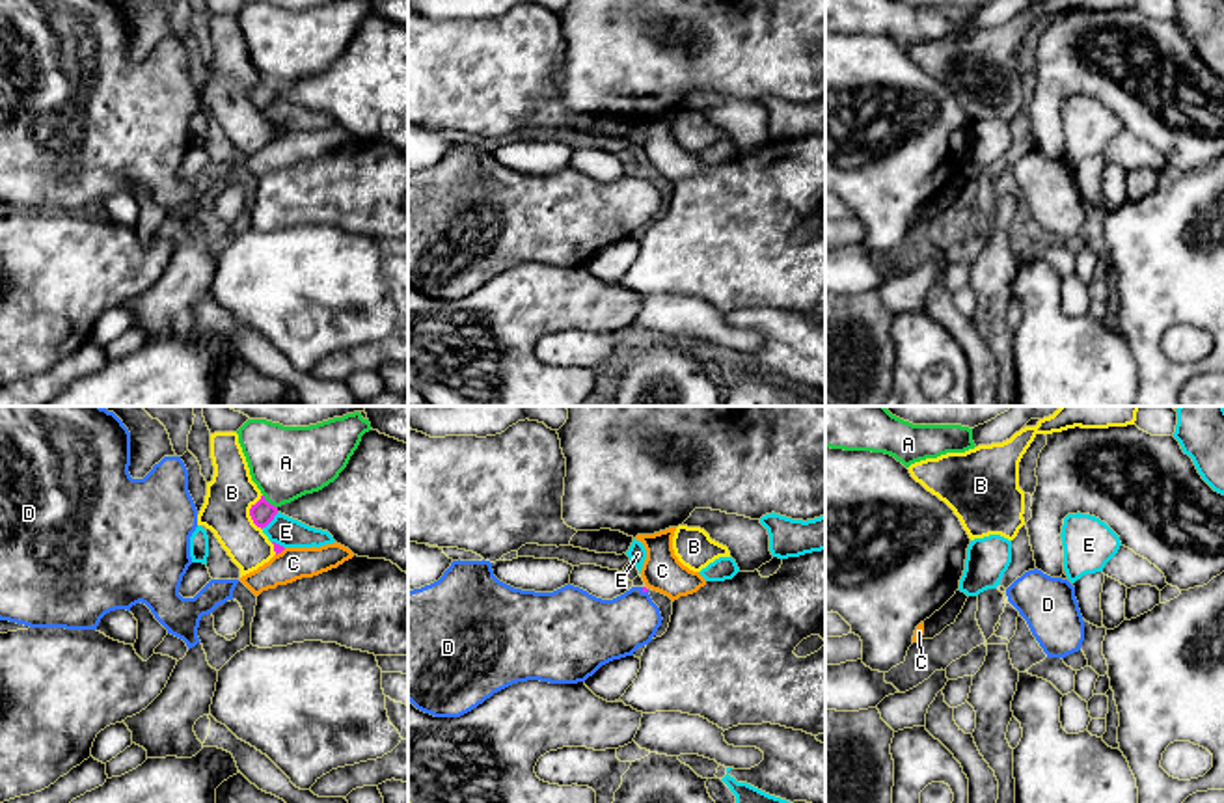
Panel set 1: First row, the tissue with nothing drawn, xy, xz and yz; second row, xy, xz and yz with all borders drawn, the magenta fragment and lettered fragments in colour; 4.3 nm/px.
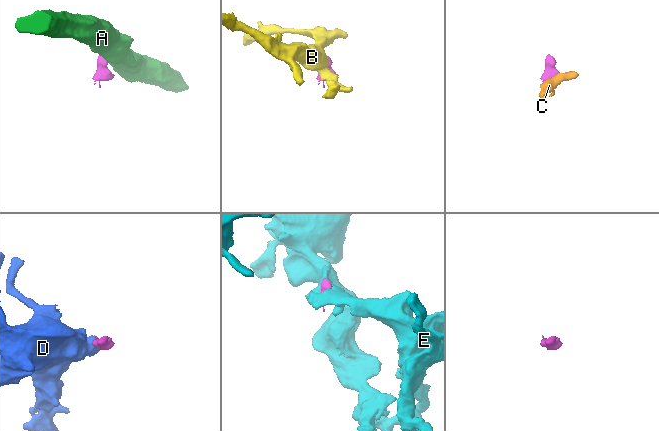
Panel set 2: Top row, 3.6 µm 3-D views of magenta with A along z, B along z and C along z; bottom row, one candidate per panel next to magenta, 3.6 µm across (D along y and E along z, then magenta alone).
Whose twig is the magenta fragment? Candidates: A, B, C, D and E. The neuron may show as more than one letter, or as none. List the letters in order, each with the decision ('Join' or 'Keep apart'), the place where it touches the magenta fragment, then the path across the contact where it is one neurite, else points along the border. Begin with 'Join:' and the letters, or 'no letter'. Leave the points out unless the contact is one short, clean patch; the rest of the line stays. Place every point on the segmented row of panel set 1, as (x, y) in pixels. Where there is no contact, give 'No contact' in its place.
Join: D
A: Keep apart. Touches magenta at xy (267, 502). Boundary: xy (263, 494), (276, 507)
B: Keep apart. Touches magenta at xy (250, 513). Boundary: xy (261, 494), (250, 509), (250, 518), (261, 530)
C: Keep apart. Touches magenta at xy (280, 552). Boundary: xy (285, 548), (276, 556)
D: Join. Touches magenta at xz (645, 591). Path across: xz (645, 589), (645, 591), (602, 630)
E: Keep apart. Touches magenta at xy (269, 522). Boundary: xy (278, 513), (261, 528)

